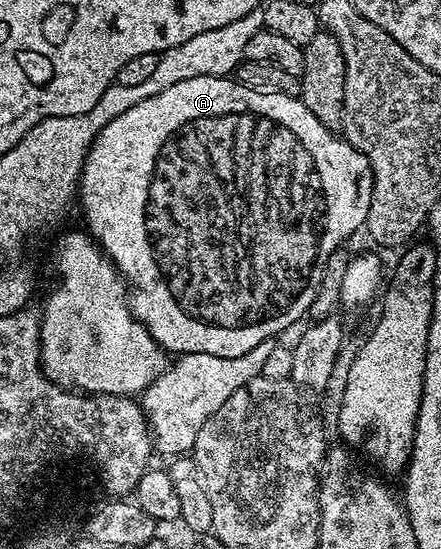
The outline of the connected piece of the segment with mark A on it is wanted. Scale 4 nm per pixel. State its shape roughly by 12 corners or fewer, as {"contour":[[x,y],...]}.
{"contour":[[192,76],[82,165],[171,355],[307,317],[374,177],[301,97]]}

